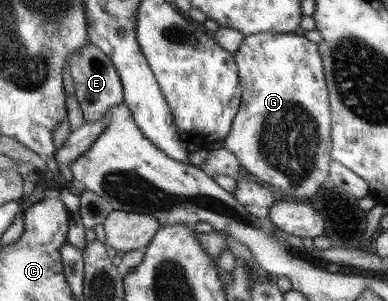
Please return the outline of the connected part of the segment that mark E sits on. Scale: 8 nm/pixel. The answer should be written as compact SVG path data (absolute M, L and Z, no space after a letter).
M92 43L84 45L79 53L72 53L70 58L70 76L74 79L74 94L80 103L80 110L85 123L94 123L106 118L107 112L124 101L124 88L118 77L118 71L111 58Z

